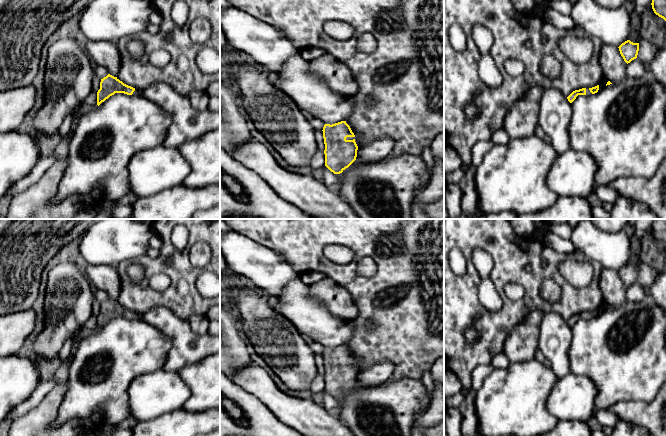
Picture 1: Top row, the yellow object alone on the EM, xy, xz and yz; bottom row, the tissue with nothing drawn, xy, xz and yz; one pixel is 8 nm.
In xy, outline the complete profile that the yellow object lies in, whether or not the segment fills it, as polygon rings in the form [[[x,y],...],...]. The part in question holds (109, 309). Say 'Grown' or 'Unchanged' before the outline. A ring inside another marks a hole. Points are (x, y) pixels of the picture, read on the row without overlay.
Grown. [[[108,298],[106,301],[101,303],[100,313],[97,316],[97,329],[99,330],[102,326],[115,317],[143,320],[141,314],[128,310],[117,301]]]

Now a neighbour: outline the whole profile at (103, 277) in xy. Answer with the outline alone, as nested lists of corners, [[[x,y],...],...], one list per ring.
[[[89,265],[83,271],[94,290],[103,290],[110,299],[117,301],[121,289],[121,280],[116,266]]]

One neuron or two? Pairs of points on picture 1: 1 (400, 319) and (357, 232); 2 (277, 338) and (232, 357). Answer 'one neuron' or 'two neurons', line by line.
1: one neuron
2: two neurons

